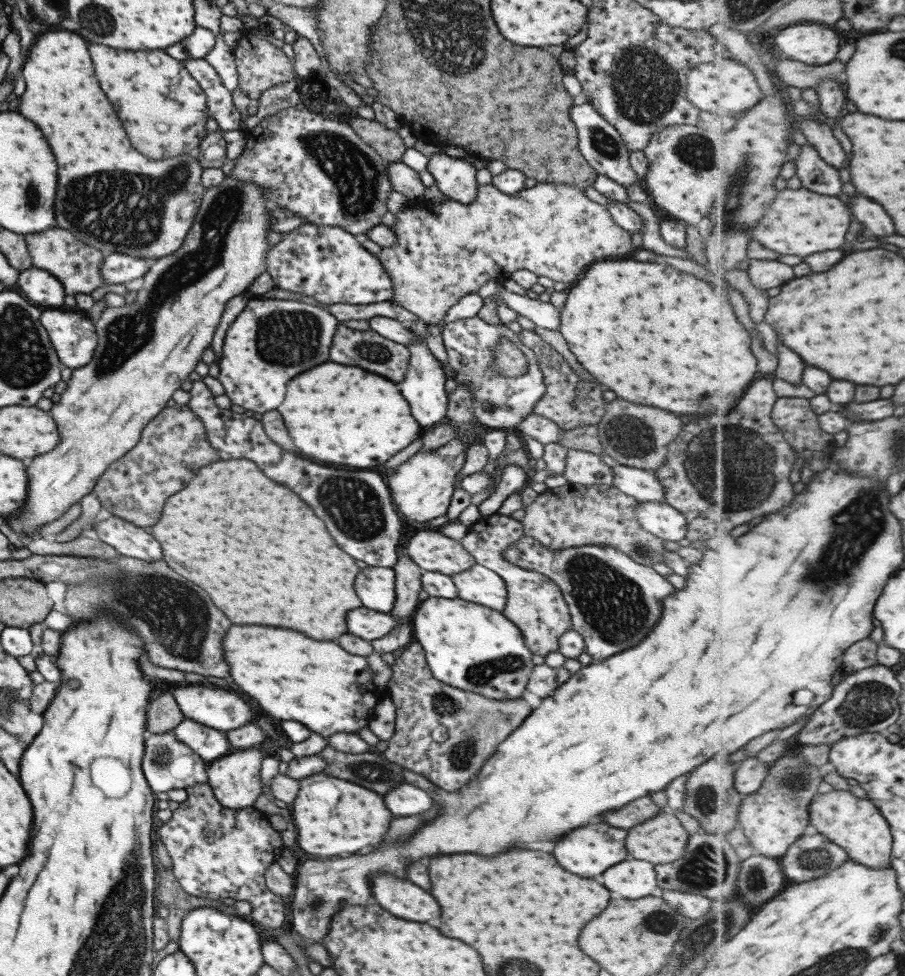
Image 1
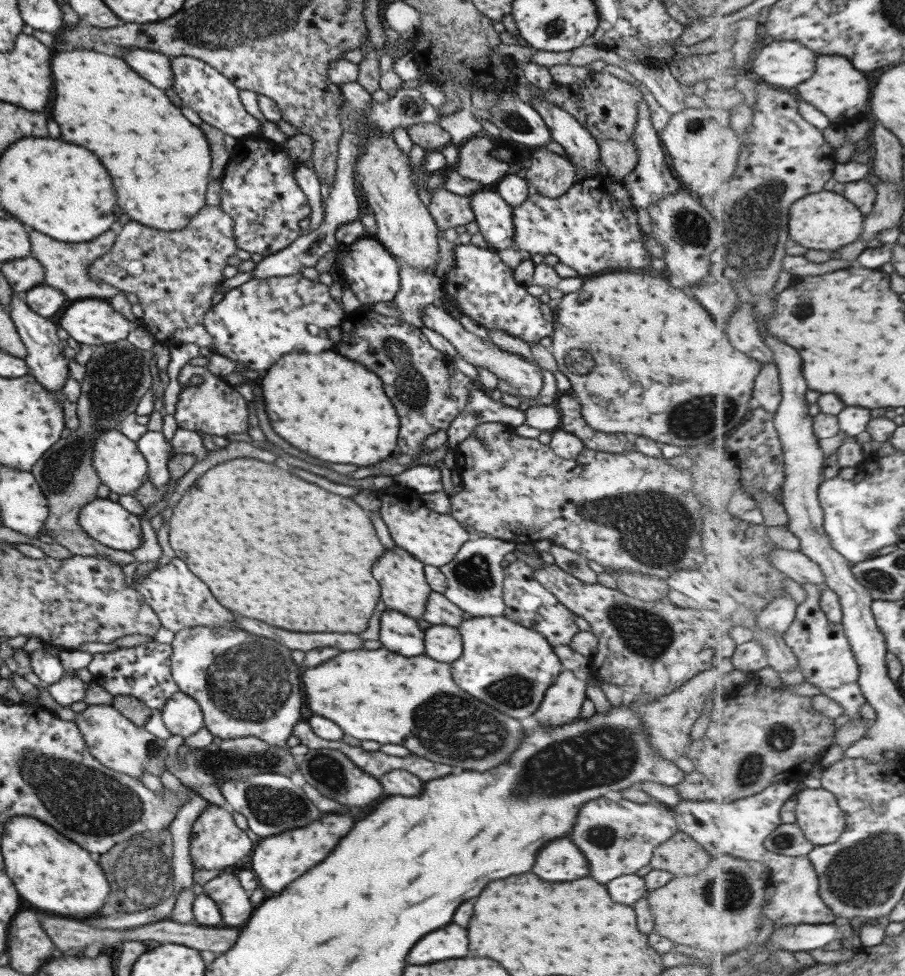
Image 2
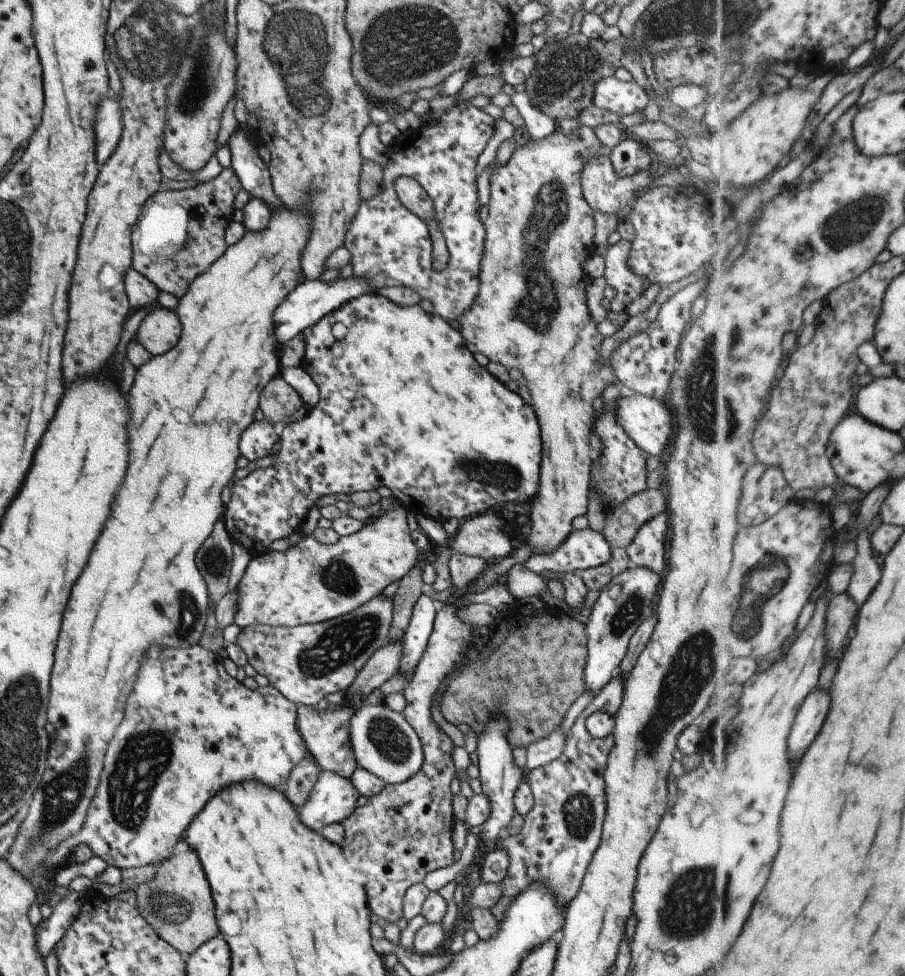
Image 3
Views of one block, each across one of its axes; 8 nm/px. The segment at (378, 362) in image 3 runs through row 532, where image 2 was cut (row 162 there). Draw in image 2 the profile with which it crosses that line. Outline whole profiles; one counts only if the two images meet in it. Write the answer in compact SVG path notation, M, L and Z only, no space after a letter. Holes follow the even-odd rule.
M241 136L229 152L222 172L219 208L232 220L235 246L262 257L289 246L301 235L299 220L308 218L309 205L294 180L296 164L275 144L262 137Z

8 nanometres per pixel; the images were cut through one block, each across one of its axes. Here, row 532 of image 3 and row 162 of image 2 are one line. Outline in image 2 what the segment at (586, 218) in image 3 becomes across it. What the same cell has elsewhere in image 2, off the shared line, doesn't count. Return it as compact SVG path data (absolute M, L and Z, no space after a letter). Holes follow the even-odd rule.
M546 146L537 147L531 155L524 180L547 198L565 194L577 182L574 166L565 155Z

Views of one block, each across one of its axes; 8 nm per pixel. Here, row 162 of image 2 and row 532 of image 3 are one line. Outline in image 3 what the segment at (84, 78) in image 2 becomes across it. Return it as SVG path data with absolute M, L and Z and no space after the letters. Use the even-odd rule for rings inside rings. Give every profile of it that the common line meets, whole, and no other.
M284 205L280 209L270 212L268 223L262 231L251 232L249 229L244 228L244 233L237 239L237 242L232 245L226 245L223 254L215 262L211 263L209 269L198 274L190 282L185 294L178 298L174 312L179 316L181 330L183 330L181 338L179 338L179 344L175 344L175 348L167 350L167 354L155 356L149 362L145 362L143 366L139 366L139 370L135 374L135 380L133 380L131 390L127 394L127 404L131 408L131 420L129 420L129 426L127 426L127 436L129 436L129 464L127 464L127 472L125 472L123 484L119 486L119 492L117 492L117 496L115 496L115 500L111 504L111 514L109 514L109 518L107 518L107 522L103 526L103 532L99 534L99 540L95 542L81 576L73 584L69 602L67 602L65 612L63 612L57 646L55 646L55 652L53 652L53 670L51 670L51 680L49 680L51 688L49 688L49 702L47 702L47 720L55 728L55 738L53 738L53 742L49 744L49 750L47 750L47 762L45 762L45 772L41 776L41 786L35 790L33 802L28 804L29 808L26 807L23 811L22 823L14 836L14 841L4 855L8 865L13 870L16 870L16 873L19 873L20 877L23 877L36 893L43 890L49 892L47 889L47 870L43 872L39 868L45 853L54 849L59 842L65 841L71 835L78 833L83 826L90 800L93 798L95 788L98 785L97 782L99 782L101 762L103 762L103 754L105 754L107 742L111 740L115 728L123 720L123 706L125 706L125 700L129 696L131 682L135 682L135 674L139 670L143 652L149 646L153 646L153 644L162 649L189 648L197 645L200 642L203 627L209 622L206 616L208 607L207 587L205 581L197 572L197 568L195 568L193 554L201 546L201 542L209 536L209 532L213 528L213 522L217 520L219 514L222 514L221 510L224 510L219 494L227 486L227 482L233 478L235 460L239 458L237 442L239 442L241 432L253 422L253 414L257 410L257 396L259 396L261 388L269 382L269 378L279 374L278 357L275 356L273 322L271 322L272 314L277 305L281 304L283 299L298 285L298 279L302 276L300 254L308 241L309 233L310 220L308 219L308 214L304 213L303 209L296 211L295 209L285 208Z

